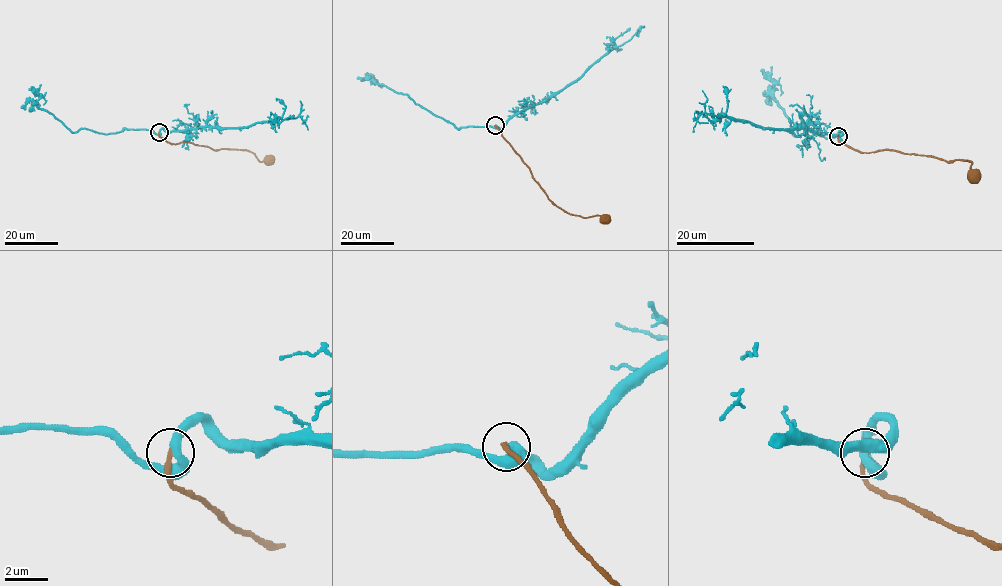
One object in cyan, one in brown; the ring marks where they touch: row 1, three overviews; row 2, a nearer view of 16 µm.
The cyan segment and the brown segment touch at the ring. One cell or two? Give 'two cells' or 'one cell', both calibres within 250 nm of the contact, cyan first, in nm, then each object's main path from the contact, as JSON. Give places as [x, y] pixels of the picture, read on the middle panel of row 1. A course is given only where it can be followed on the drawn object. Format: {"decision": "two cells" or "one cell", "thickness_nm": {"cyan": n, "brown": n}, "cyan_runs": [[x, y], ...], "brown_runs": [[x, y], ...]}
{"decision": "one cell", "thickness_nm": {"cyan": 400, "brown": 240}, "cyan_runs": [[495, 126], [500, 129], [512, 116], [576, 82], [596, 61], [627, 42], [644, 25]], "brown_runs": [[495, 126], [557, 206], [584, 217], [602, 215], [604, 218]]}

